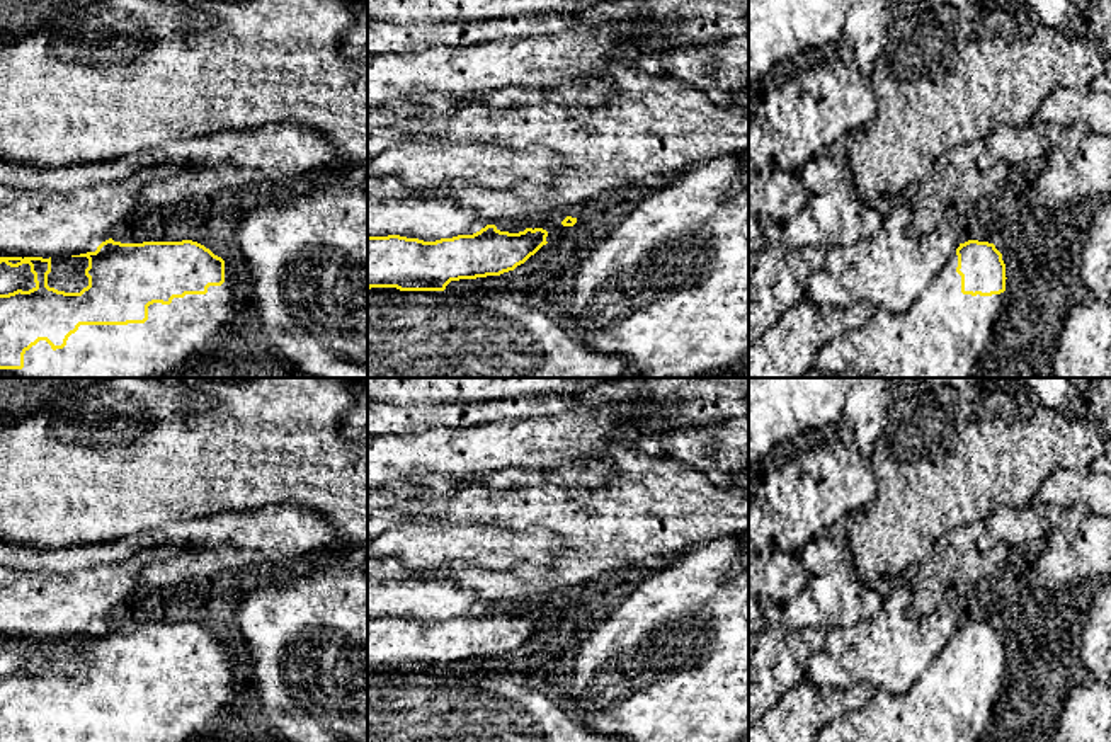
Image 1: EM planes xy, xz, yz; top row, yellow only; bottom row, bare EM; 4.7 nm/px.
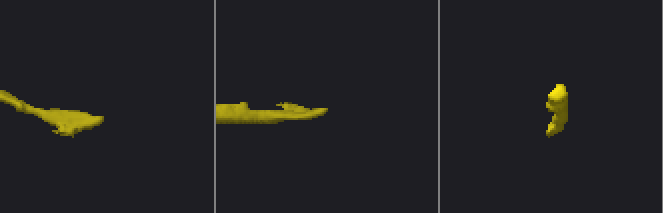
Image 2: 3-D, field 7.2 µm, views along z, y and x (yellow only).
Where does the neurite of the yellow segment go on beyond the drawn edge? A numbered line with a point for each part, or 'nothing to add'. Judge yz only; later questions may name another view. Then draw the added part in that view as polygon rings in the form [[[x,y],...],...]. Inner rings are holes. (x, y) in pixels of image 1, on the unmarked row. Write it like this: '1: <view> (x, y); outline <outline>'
1: yz (943, 705); outline [[[954,633],[907,693],[876,689],[861,708],[825,725],[817,742],[1028,742],[1016,708],[1002,691],[1002,674],[963,676],[956,648]]]

